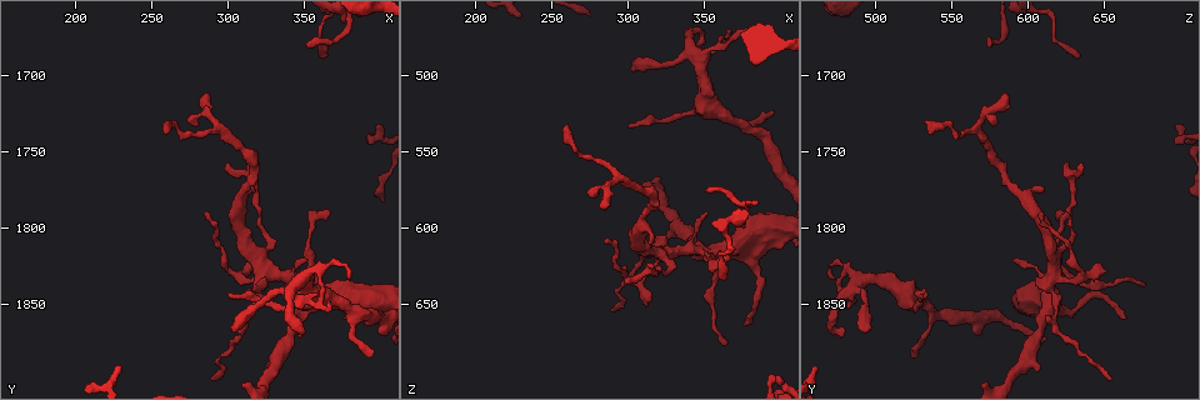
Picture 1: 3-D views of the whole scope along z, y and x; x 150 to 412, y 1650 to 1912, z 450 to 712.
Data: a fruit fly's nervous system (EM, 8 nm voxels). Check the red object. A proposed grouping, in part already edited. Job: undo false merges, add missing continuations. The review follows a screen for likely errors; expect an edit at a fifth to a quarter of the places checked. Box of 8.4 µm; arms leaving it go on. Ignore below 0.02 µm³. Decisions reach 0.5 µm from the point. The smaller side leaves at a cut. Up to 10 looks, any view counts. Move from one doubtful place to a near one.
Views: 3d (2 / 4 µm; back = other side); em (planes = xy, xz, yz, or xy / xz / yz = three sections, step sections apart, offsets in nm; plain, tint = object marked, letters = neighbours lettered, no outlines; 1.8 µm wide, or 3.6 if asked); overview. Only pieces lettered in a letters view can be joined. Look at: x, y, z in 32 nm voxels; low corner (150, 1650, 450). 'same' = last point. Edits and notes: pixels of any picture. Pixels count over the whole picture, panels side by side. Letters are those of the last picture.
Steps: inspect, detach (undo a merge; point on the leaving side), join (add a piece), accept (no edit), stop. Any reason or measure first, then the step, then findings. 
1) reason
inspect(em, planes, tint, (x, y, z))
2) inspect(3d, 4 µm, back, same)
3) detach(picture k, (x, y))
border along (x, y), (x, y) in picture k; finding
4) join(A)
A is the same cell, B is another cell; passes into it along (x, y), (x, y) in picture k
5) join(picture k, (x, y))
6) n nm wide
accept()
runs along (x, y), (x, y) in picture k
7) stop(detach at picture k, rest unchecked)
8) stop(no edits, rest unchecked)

thin end
inspect(3d, 2 µm, back, (302, 1842, 534))

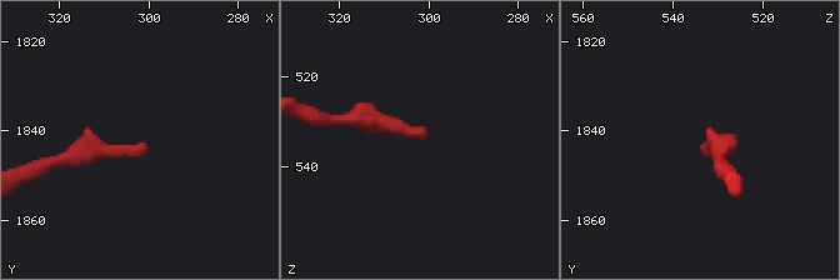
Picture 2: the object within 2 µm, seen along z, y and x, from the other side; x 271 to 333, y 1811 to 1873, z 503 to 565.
inspect(em, planes, tint, (301, 1843, 533))

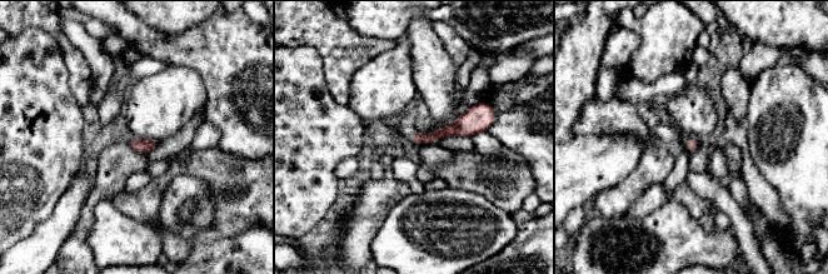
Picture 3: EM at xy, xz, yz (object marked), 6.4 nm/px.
inspect(em, planes, letters, same)

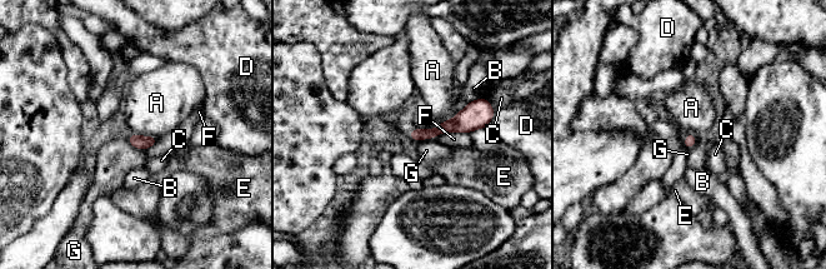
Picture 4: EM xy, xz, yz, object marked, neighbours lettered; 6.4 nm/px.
80 nm wide
accept()
A, B, C, D, E, F and G are other cells; border along (457, 111), (434, 128), (422, 128) in picture 4; none of them fits

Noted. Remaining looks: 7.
thick turns thin
inspect(em, 3.6 µm, planes, letters, (382, 1854, 618))

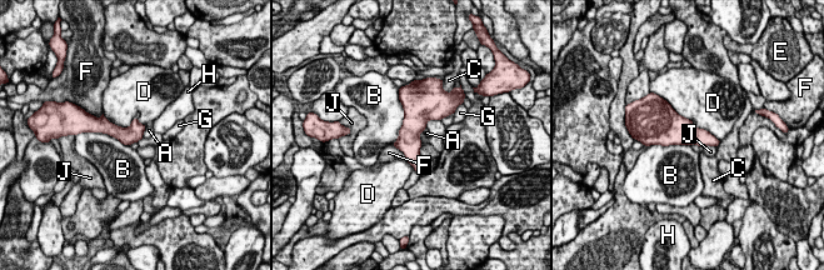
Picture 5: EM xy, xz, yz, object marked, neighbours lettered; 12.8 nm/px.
240 nm wide
accept()
A, B, C, D, E, F, G, H and J are other cells; one cell here

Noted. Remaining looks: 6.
abrupt turn
inspect(em, yz, step 16, tint, (306, 1834, 636))

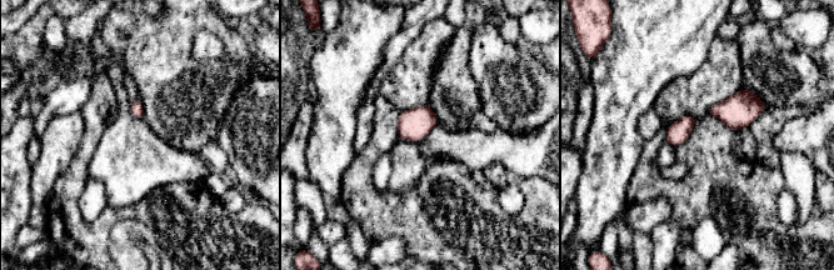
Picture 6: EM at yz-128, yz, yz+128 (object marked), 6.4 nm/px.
another direction
inspect(em, planes, letters, same)

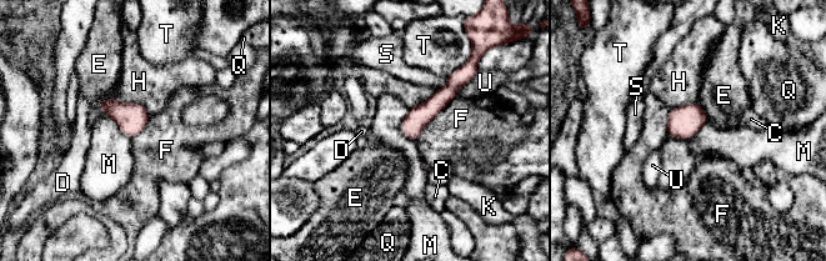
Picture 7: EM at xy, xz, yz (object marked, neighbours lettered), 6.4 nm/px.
accept()
C, D, E, F, H, K, M, Q, S, T and U are other cells; border along (706, 121), (684, 139), (666, 134) in picture 7; one cell here

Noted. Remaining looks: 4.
branch stops here
inspect(em, planes, letters, (298, 1756, 636))

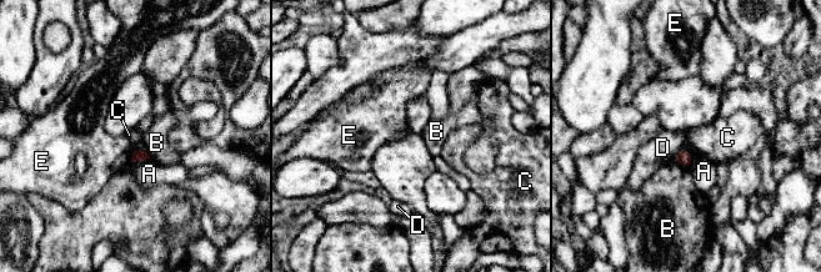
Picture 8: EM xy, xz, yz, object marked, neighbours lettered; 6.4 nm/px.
A touches over 130 nm
accept()
A, B, C, D and E are other cells; border along (681, 146), (690, 151) in picture 8; no lettered piece goes on from it

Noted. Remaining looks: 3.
stop(no edits, rest unchecked)

